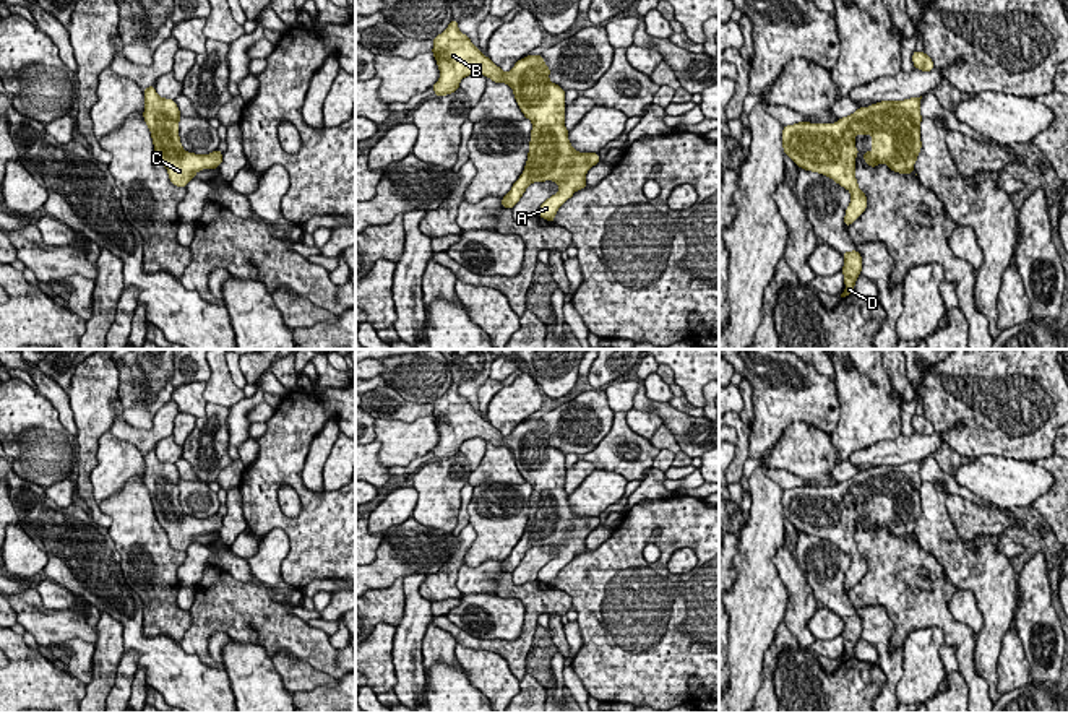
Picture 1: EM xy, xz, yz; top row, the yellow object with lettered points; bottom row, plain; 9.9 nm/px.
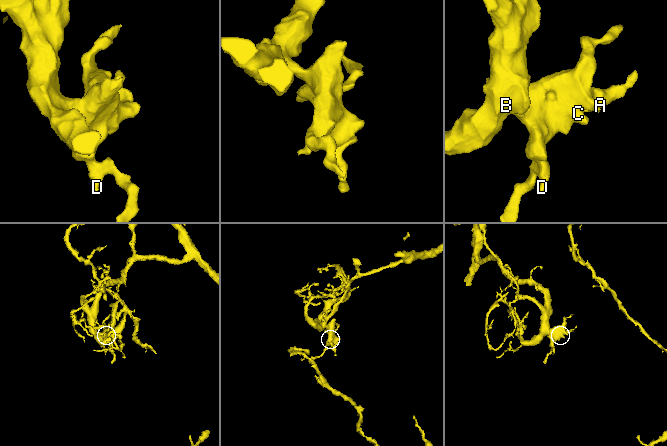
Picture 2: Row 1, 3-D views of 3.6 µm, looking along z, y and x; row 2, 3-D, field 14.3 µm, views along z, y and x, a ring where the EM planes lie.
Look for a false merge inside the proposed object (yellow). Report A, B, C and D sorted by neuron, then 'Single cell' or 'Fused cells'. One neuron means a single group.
Groups: A B C D. Single cell

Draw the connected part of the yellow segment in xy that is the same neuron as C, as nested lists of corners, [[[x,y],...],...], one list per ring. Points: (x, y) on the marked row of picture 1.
[[[154,84],[143,89],[143,94],[143,119],[151,132],[154,153],[167,169],[170,184],[187,187],[196,172],[221,166],[222,153],[219,149],[209,154],[183,149],[179,136],[180,110],[174,99],[161,97]]]

